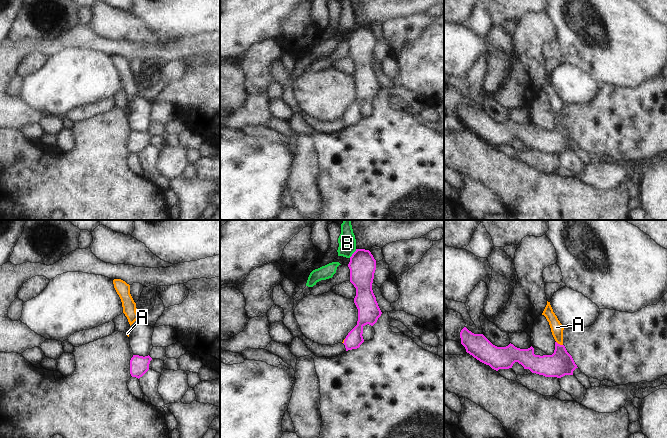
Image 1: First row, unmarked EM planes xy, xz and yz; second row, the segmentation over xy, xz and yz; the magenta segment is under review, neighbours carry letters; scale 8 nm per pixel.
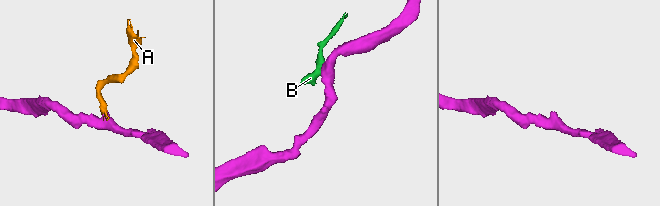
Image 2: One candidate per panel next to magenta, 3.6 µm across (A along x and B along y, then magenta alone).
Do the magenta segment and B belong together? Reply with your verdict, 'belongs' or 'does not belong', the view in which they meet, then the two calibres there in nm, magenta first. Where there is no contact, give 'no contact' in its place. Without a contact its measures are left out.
does not belong | xz | 220/140 nm

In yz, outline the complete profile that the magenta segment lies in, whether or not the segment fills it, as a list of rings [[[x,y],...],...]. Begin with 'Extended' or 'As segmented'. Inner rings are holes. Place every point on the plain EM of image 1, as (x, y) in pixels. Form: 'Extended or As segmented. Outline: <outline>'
Extended. Outline: [[[547,77],[542,91],[549,98],[556,117],[552,131],[535,131],[532,122],[528,125],[520,125],[510,119],[506,123],[497,123],[483,110],[474,110],[466,103],[460,108],[461,120],[467,129],[496,147],[512,144],[513,140],[518,138],[524,145],[545,153],[561,154],[565,151],[573,151],[573,147],[578,143],[563,121],[564,104],[553,88],[550,78]]]

